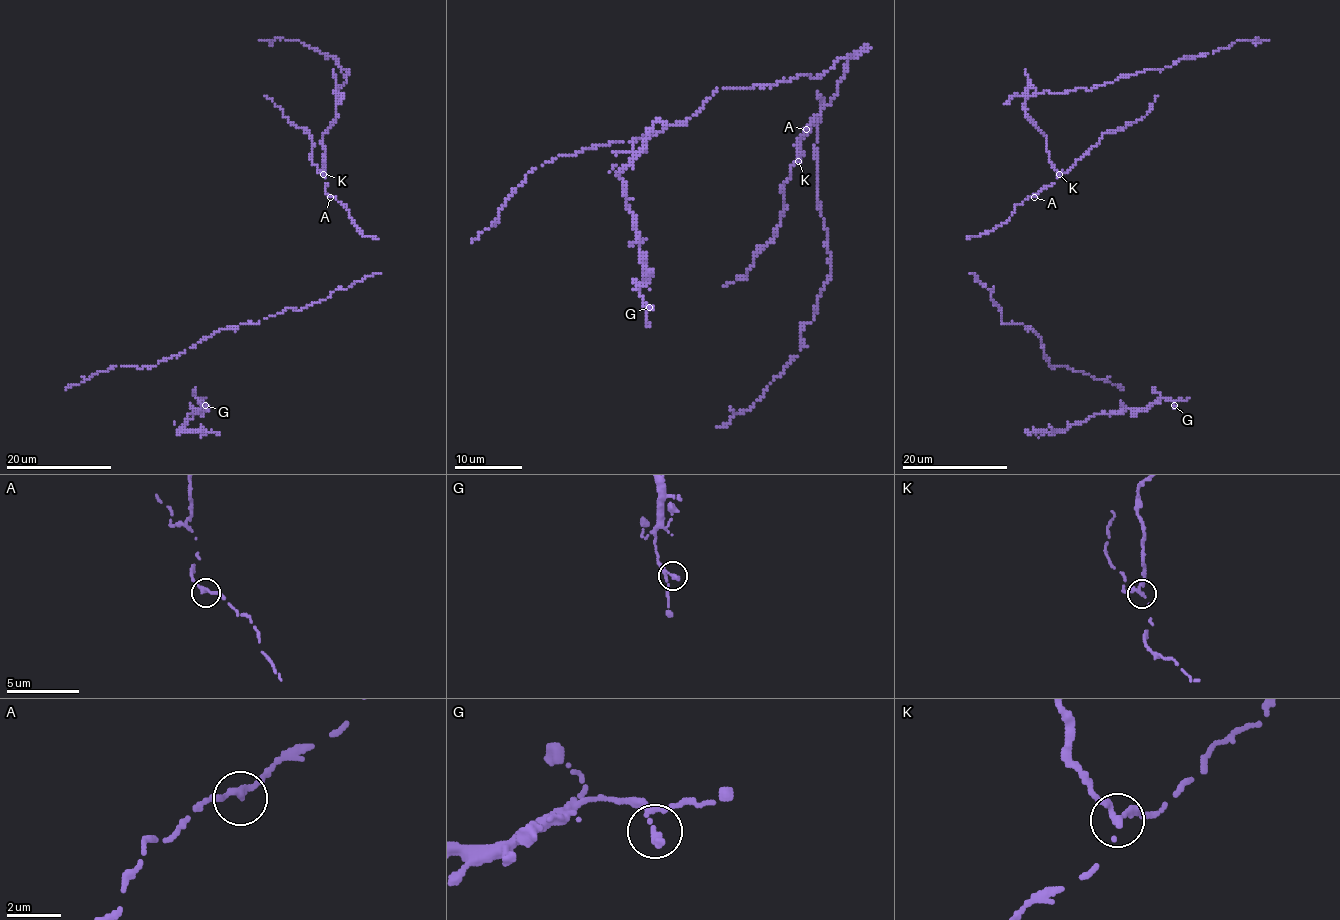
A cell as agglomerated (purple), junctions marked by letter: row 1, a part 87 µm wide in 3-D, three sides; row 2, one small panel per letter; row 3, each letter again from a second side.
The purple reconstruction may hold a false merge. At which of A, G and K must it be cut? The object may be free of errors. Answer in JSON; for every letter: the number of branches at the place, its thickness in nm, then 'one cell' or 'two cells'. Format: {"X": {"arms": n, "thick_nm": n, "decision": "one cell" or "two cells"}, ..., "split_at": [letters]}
{"A": {"arms": 2, "thick_nm": 240, "decision": "one cell"}, "G": {"arms": 2, "thick_nm": 240, "decision": "one cell"}, "K": {"arms": 2, "thick_nm": 240, "decision": "two cells"}, "split_at": ["K"]}

